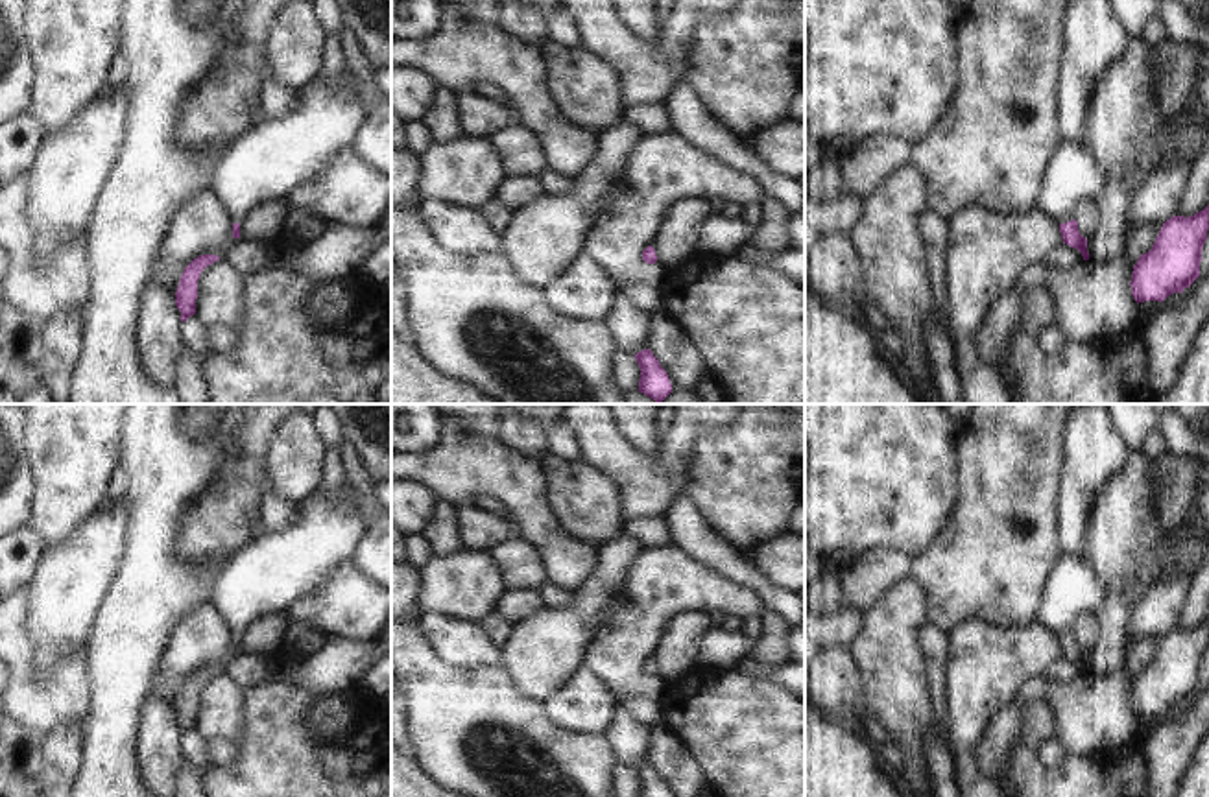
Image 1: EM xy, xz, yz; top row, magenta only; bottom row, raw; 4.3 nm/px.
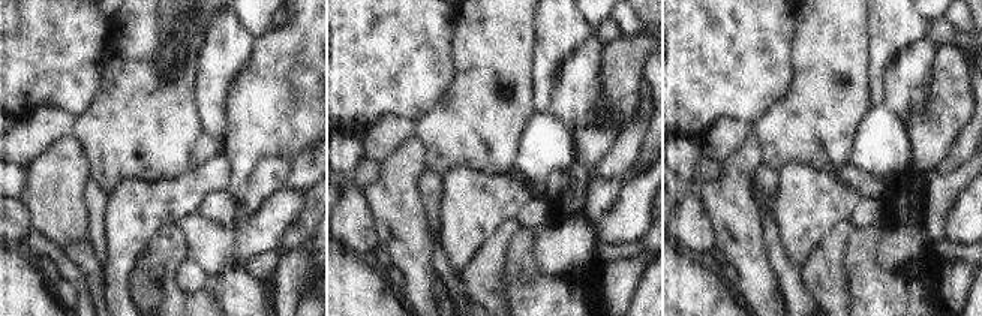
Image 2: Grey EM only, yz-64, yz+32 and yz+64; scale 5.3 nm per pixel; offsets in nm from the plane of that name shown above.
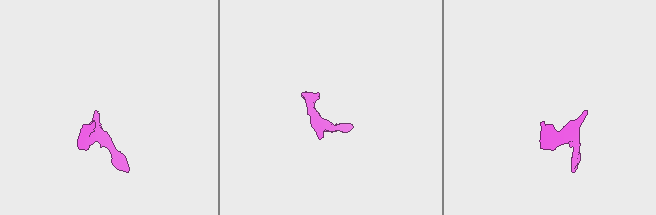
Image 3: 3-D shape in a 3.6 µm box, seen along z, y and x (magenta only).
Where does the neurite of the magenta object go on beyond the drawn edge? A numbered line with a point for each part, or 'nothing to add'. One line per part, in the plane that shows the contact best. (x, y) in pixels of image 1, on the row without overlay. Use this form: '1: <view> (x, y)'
1: yz (1075, 589)

